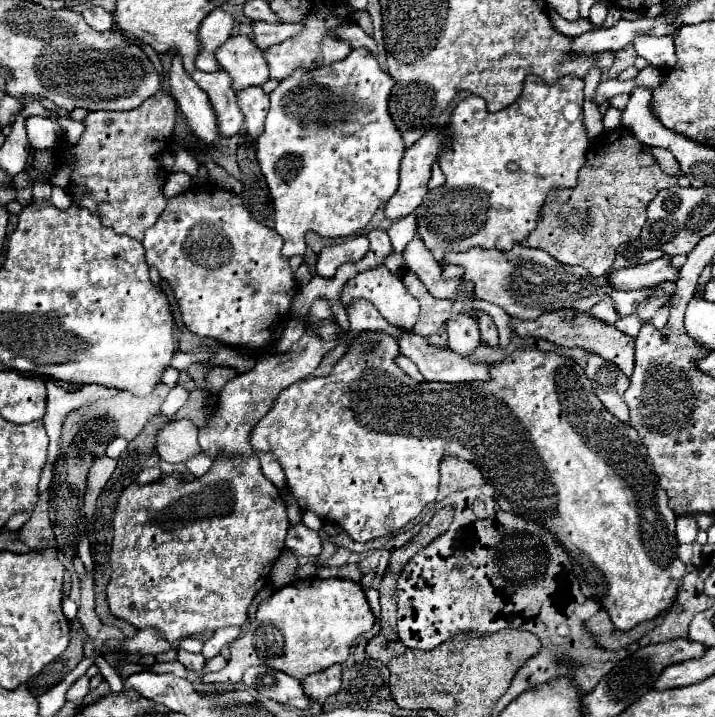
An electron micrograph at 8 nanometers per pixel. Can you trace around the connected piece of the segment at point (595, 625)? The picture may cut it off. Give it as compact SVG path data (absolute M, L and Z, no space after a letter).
M600 610L596 616L592 616L586 622L586 630L594 636L596 646L600 646L604 650L620 650L620 648L636 642L638 638L642 638L646 632L650 632L658 624L658 620L660 618L656 618L652 622L642 622L640 626L636 626L628 632L620 632L620 630L614 630L606 610Z

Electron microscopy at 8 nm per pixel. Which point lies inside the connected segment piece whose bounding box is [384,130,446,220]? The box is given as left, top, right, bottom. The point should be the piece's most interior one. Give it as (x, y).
(415, 171)

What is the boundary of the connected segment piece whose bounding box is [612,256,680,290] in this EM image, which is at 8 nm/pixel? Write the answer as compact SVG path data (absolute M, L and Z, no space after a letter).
M668 256L658 258L650 264L640 264L634 268L624 268L618 272L612 272L612 282L620 288L634 288L636 286L656 286L660 282L676 282L678 280L678 268L672 266Z

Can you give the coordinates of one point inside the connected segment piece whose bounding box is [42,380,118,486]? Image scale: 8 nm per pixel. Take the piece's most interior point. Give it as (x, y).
(60, 402)

